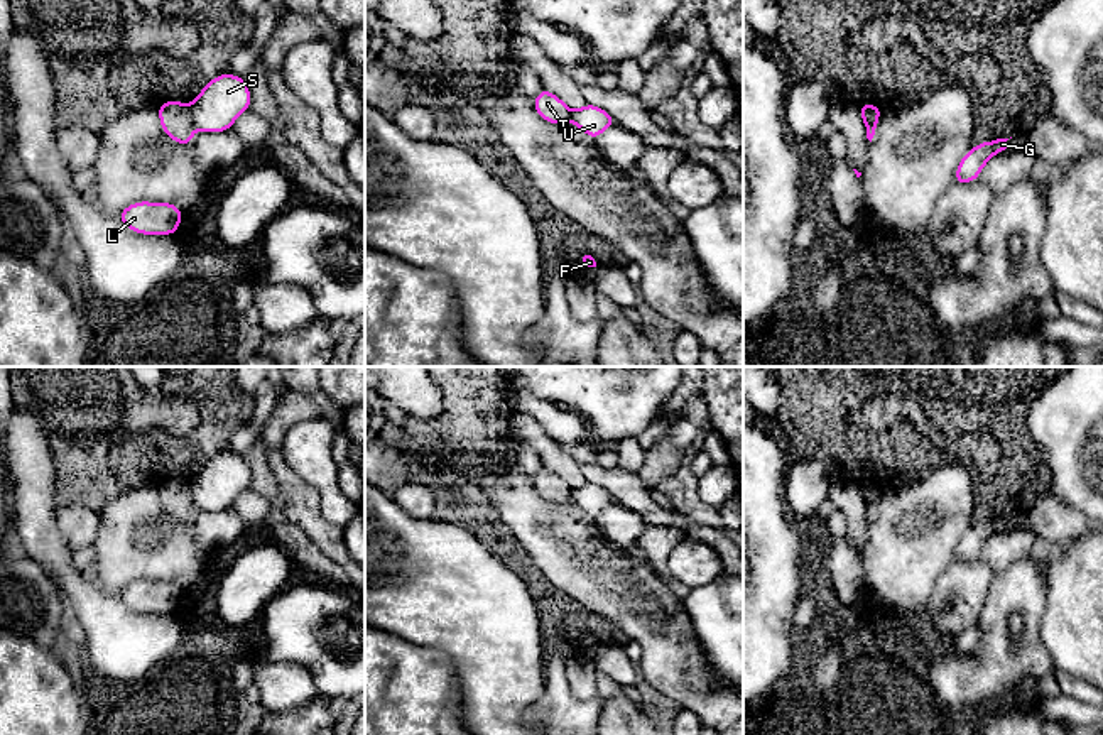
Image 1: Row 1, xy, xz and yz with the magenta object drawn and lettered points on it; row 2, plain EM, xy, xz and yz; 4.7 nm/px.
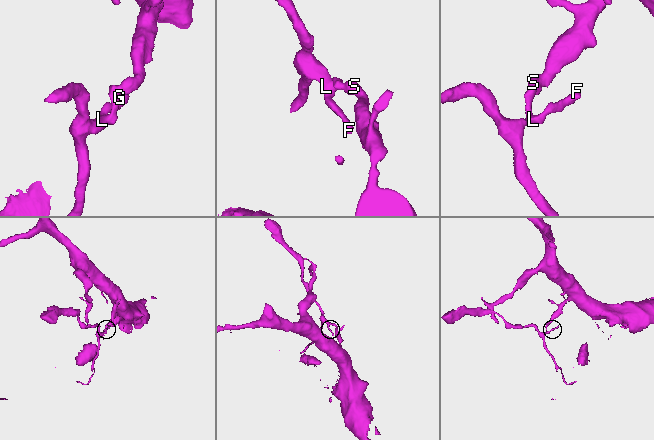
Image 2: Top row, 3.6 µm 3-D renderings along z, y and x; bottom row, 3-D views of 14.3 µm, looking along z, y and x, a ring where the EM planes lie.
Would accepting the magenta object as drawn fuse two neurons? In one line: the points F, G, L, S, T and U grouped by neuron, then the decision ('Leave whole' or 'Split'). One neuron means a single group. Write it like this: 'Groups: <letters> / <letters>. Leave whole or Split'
Groups: F G L T / S U. Split

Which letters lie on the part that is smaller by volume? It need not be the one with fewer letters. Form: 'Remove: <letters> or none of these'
Remove: F, G, L, T

